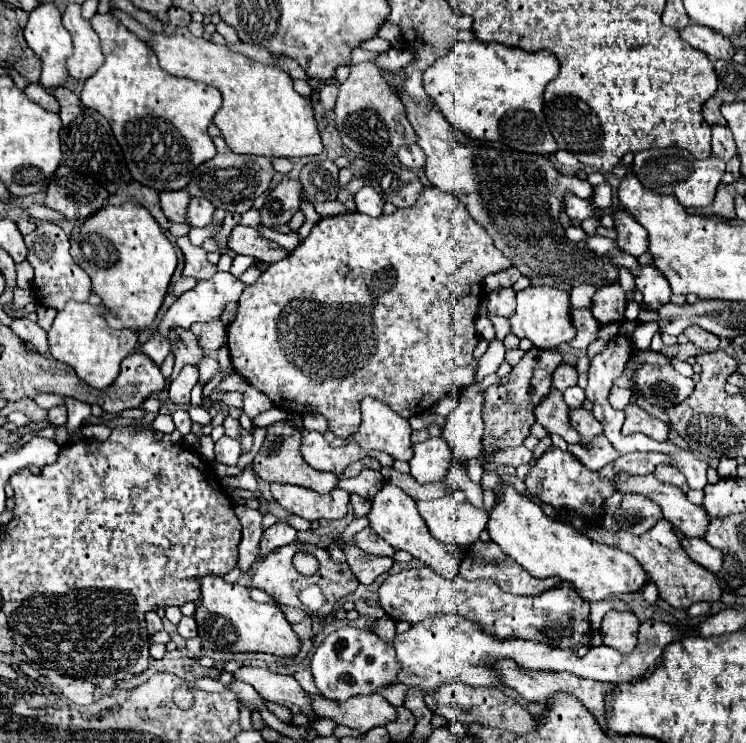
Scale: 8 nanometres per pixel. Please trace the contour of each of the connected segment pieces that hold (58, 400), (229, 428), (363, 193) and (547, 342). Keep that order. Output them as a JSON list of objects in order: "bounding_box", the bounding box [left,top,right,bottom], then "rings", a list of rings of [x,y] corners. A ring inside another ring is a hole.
[{"bounding_box":[34,394,64,410],"rings":[[[40,394],[40,396],[34,398],[34,402],[36,402],[40,408],[50,410],[50,408],[54,408],[54,406],[58,406],[58,404],[64,404],[64,396],[58,396],[58,394]]]},{"bounding_box":[224,416,252,448],"rings":[[[230,416],[224,418],[224,430],[226,430],[226,434],[228,434],[230,438],[236,438],[236,440],[242,442],[246,448],[248,448],[248,444],[252,444],[252,436],[246,434],[246,432],[242,430],[240,422],[234,420],[234,418],[230,418]]]},{"bounding_box":[354,186,384,216],"rings":[[[362,186],[354,194],[354,202],[356,202],[356,210],[362,214],[368,214],[368,216],[380,216],[382,214],[384,200],[380,198],[380,194],[376,190],[372,190],[372,186]]]},{"bounding_box":[508,286,576,350],"rings":[[[530,286],[518,292],[518,308],[508,318],[508,322],[518,338],[528,338],[536,348],[548,350],[548,348],[556,348],[562,342],[570,342],[576,336],[568,310],[570,310],[568,292],[552,286]]]}]

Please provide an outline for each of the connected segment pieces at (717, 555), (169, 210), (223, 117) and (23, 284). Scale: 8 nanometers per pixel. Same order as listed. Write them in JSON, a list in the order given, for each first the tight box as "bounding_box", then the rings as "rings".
[{"bounding_box":[682,538,724,574],"rings":[[[684,538],[682,546],[684,546],[684,550],[688,552],[688,556],[694,562],[698,562],[700,566],[704,566],[706,570],[712,570],[712,574],[720,572],[722,564],[724,564],[724,554],[718,548],[710,546],[702,538]]]},{"bounding_box":[160,190,190,222],"rings":[[[186,190],[176,192],[160,192],[160,206],[170,222],[186,222],[190,194]]]},{"bounding_box":[146,26,322,156],"rings":[[[186,26],[174,34],[150,32],[146,44],[158,56],[160,66],[172,74],[188,80],[204,82],[222,92],[222,112],[214,116],[228,146],[238,154],[256,156],[312,156],[322,152],[320,134],[314,122],[314,110],[308,98],[292,88],[292,78],[278,66],[260,64],[240,52],[230,50],[228,44],[214,44],[206,38],[196,38]]]},{"bounding_box":[16,260,34,288],"rings":[[[24,260],[24,262],[16,264],[16,272],[18,272],[16,284],[18,284],[20,288],[30,288],[30,286],[32,286],[32,280],[34,280],[34,270],[32,270],[32,266]]]}]

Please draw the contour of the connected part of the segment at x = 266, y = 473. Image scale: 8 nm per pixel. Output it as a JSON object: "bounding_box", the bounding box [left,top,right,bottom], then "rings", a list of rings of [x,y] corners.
{"bounding_box":[252,422,338,494],"rings":[[[276,422],[276,424],[270,424],[268,426],[268,434],[262,442],[262,448],[260,452],[256,454],[254,462],[252,462],[252,468],[254,468],[254,474],[266,482],[282,482],[282,484],[296,484],[296,486],[304,486],[304,488],[310,488],[318,494],[328,494],[336,482],[338,482],[338,476],[336,474],[330,474],[330,472],[318,472],[314,470],[312,466],[308,466],[300,454],[300,440],[302,440],[302,434],[298,428],[286,424],[286,422]]]}

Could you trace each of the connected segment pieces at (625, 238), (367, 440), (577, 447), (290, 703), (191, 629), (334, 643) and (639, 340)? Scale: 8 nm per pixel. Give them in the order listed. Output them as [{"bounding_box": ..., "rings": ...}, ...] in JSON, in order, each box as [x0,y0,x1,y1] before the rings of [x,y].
[{"bounding_box":[614,210,648,256],"rings":[[[616,210],[614,212],[614,224],[618,230],[618,246],[632,254],[632,256],[640,256],[646,252],[648,248],[648,232],[624,210]]]},{"bounding_box":[354,398,412,460],"rings":[[[364,398],[362,400],[362,424],[358,434],[354,436],[364,450],[382,450],[396,460],[412,458],[412,428],[408,420],[398,416],[386,404]]]},{"bounding_box":[568,434,620,470],"rings":[[[598,434],[596,438],[590,440],[580,438],[580,442],[568,446],[568,452],[574,454],[590,470],[602,470],[604,466],[620,458],[620,452],[604,438],[604,434]]]},{"bounding_box":[238,666,314,716],"rings":[[[244,666],[238,670],[238,678],[248,682],[262,698],[274,704],[282,704],[290,708],[294,714],[306,714],[314,716],[308,694],[300,688],[300,684],[292,676],[282,676],[276,672],[270,672],[268,668],[252,668]]]},{"bounding_box":[178,616,196,638],"rings":[[[182,616],[180,624],[178,624],[178,634],[182,638],[194,638],[196,636],[196,622],[194,622],[194,618]]]},{"bounding_box":[310,628,400,700],"rings":[[[340,628],[328,634],[316,648],[310,670],[322,696],[332,700],[348,700],[358,694],[374,694],[380,686],[388,686],[400,670],[394,646],[382,642],[374,632],[360,628]]]},{"bounding_box":[632,322,661,350],"rings":[[[657,322],[641,323],[632,334],[632,342],[638,350],[647,350],[657,332],[661,332]]]}]

